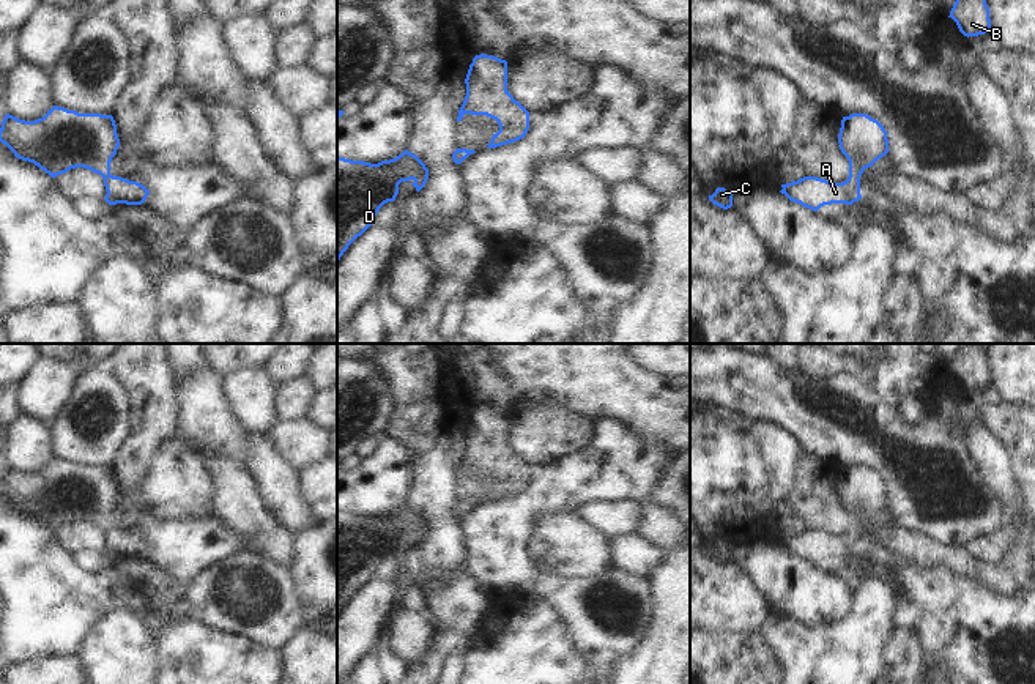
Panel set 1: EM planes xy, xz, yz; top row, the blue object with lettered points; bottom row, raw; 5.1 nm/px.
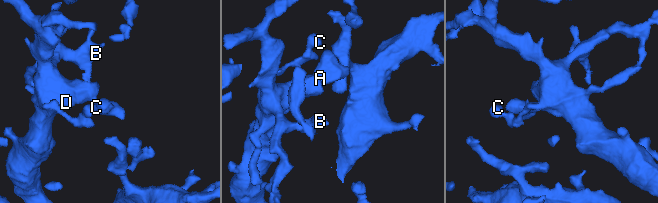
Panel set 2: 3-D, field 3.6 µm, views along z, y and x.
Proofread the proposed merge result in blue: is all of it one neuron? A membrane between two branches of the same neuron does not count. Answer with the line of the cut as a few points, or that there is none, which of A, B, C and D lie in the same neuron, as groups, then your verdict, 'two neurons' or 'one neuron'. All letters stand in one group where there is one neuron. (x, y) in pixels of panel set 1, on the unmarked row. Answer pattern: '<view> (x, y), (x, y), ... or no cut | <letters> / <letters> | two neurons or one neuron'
no cut | A B C D | one neuron

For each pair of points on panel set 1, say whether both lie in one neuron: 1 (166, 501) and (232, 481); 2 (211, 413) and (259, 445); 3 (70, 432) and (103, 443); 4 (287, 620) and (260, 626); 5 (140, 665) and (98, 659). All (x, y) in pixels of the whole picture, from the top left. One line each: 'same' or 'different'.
1: different
2: different
3: same
4: same
5: same

